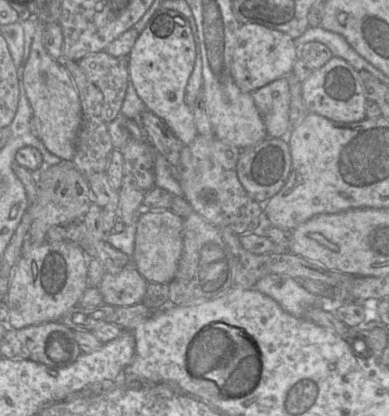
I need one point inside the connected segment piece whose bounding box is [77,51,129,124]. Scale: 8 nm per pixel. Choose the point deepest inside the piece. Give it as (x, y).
(110, 75)

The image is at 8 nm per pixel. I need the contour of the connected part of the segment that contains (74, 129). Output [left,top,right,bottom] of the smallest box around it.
[23,5,82,161]

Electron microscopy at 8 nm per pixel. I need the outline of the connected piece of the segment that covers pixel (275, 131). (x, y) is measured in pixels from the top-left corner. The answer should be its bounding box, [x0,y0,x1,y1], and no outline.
[251,78,290,143]

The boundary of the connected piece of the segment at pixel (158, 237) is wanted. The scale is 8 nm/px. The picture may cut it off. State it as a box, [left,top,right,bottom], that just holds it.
[131,210,183,284]

